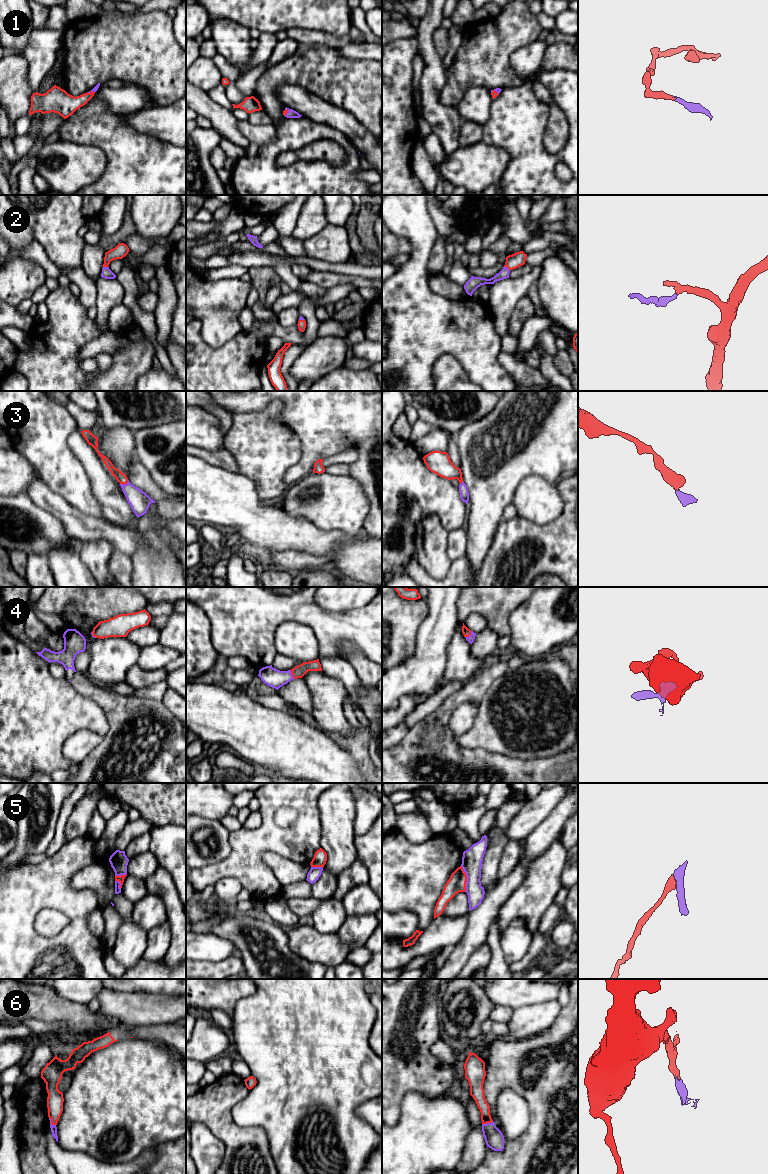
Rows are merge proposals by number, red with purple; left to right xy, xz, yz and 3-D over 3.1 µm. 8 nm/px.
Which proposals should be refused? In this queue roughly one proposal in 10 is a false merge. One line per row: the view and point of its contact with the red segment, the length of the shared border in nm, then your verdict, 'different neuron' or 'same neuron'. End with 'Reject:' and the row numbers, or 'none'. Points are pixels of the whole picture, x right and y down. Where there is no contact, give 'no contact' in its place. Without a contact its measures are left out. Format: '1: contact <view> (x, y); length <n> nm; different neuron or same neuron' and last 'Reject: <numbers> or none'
1: contact xz (287, 112); length 70 nm; same neuron
2: contact yz (507, 267); length 60 nm; same neuron
3: contact xy (124, 484); length 80 nm; same neuron
4: contact yz (469, 635); length 80 nm; same neuron
5: contact yz (466, 879); length 220 nm; different neuron
6: contact xy (51, 1122); length 90 nm; same neuron
Reject: 5

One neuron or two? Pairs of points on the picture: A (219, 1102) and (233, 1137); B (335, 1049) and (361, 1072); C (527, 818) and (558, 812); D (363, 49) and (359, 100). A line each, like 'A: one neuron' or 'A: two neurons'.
A: one neuron
B: one neuron
C: two neurons
D: two neurons

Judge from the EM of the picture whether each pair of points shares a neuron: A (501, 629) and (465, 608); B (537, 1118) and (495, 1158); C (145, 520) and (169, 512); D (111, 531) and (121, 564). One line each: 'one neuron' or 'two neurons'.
A: one neuron
B: one neuron
C: one neuron
D: two neurons

